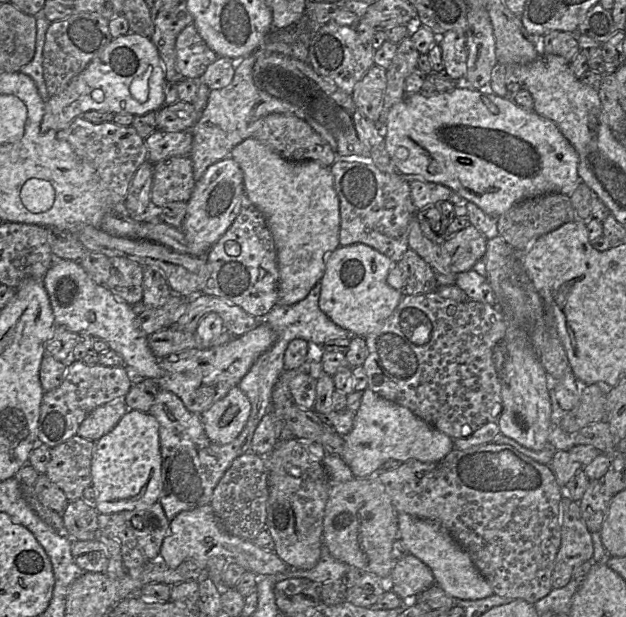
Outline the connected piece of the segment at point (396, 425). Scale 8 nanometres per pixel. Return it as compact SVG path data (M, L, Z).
M369 388L363 391L361 405L356 412L354 425L344 437L340 457L355 478L375 476L388 460L435 462L444 458L454 448L453 439L431 426L408 408L389 401Z

